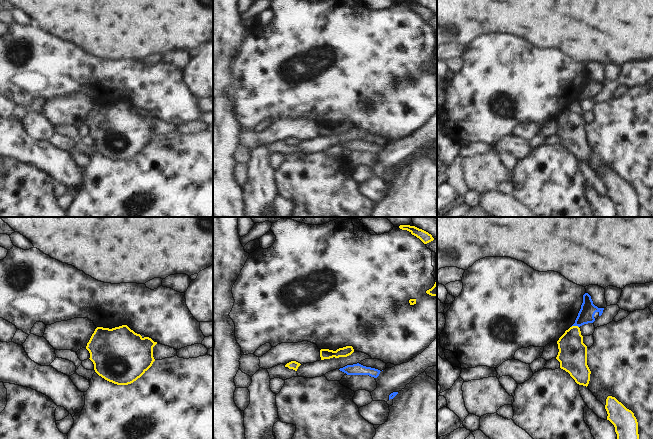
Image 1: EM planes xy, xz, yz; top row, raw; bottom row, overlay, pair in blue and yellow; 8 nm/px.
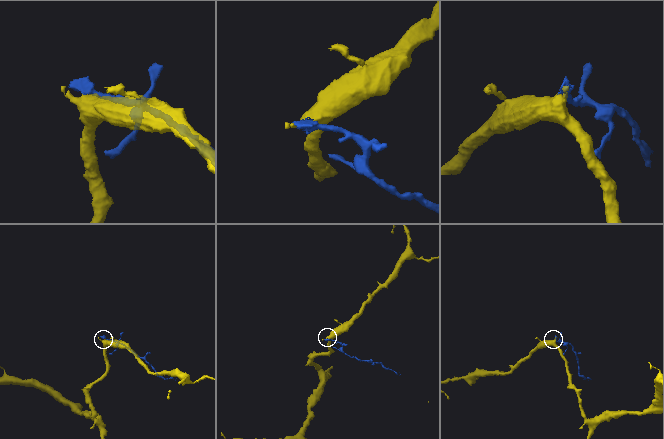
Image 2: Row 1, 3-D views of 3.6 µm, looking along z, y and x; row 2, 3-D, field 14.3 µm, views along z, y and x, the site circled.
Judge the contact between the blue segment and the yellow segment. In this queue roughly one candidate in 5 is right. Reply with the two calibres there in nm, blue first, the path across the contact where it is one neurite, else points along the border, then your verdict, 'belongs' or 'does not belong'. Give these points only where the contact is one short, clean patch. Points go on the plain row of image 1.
130 nm thick on the blue side, 240 nm on the other; border along yz (578, 102), (571, 103); does not belong

